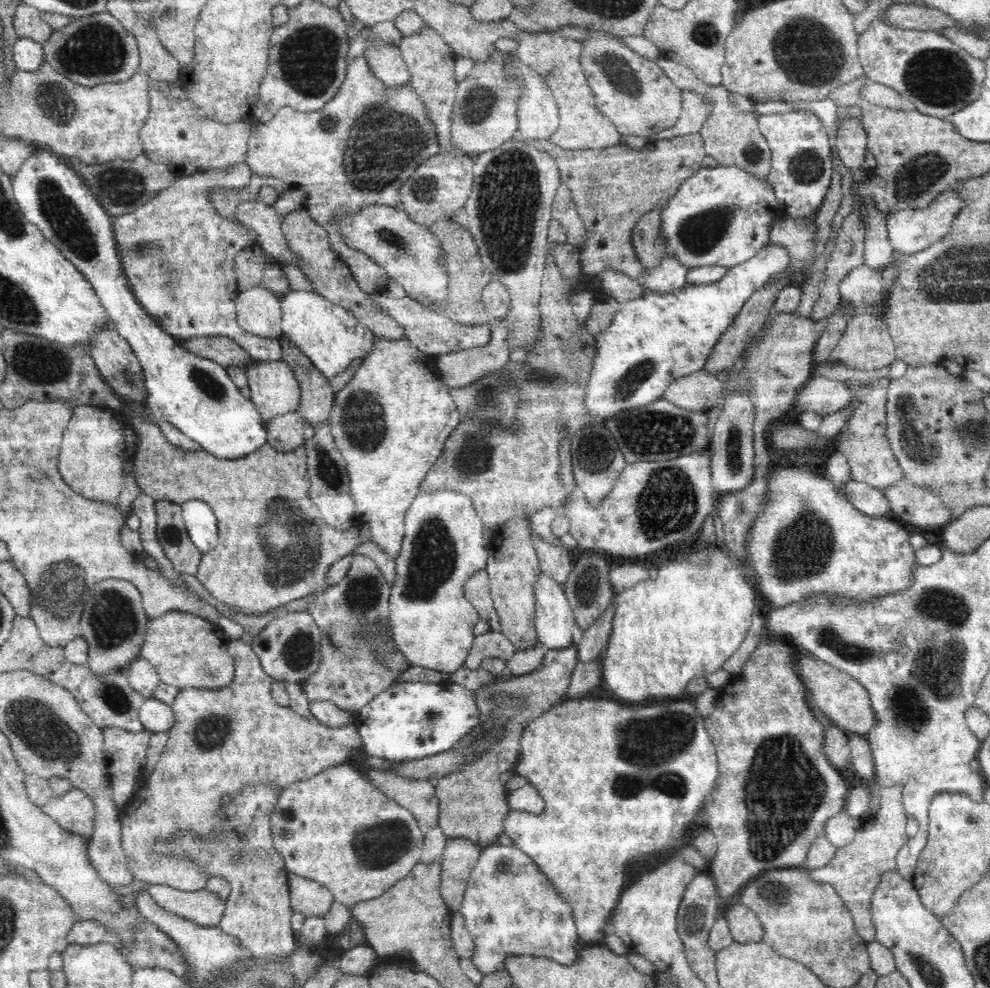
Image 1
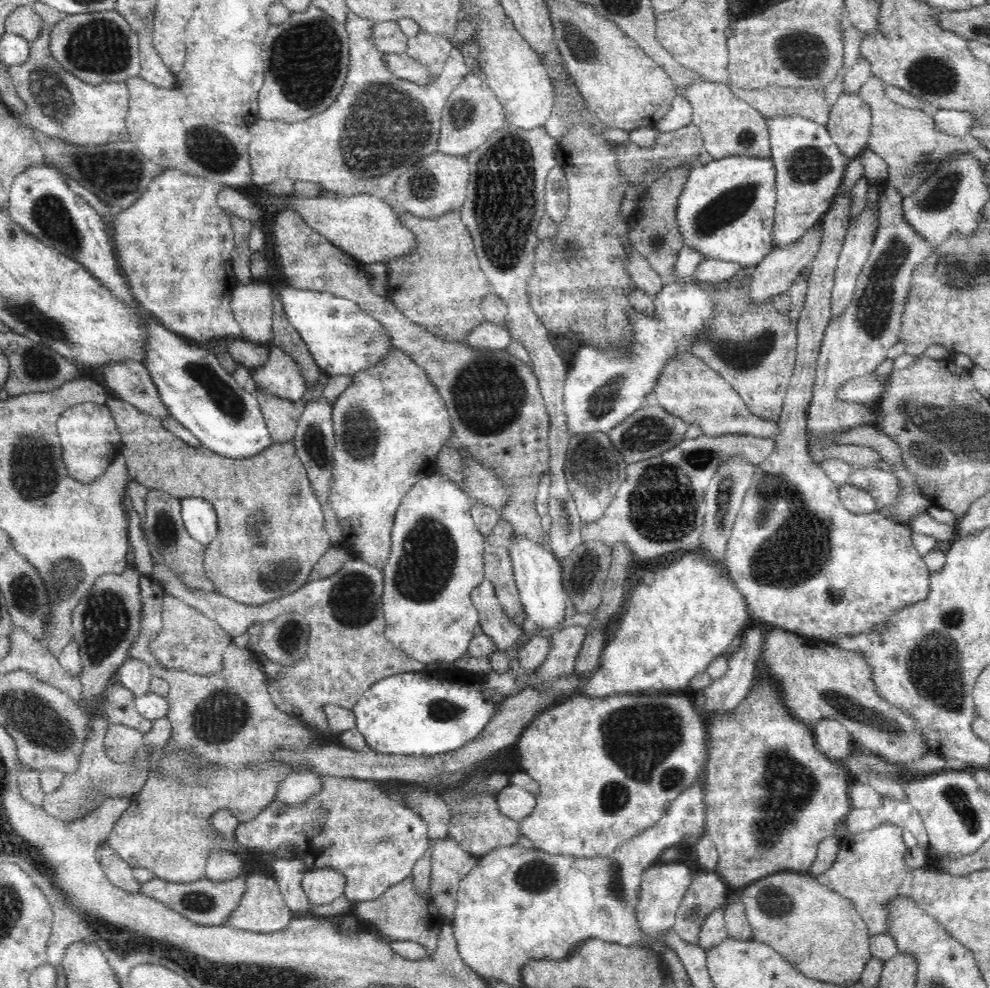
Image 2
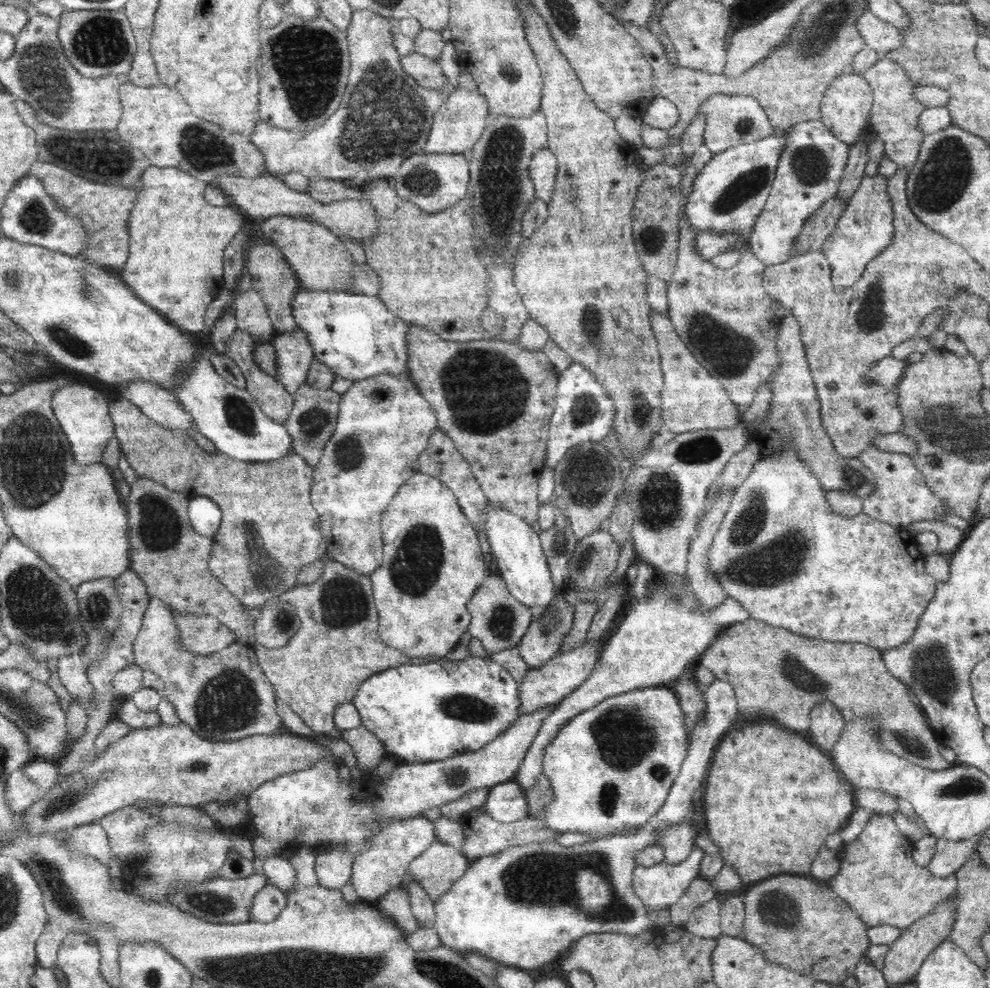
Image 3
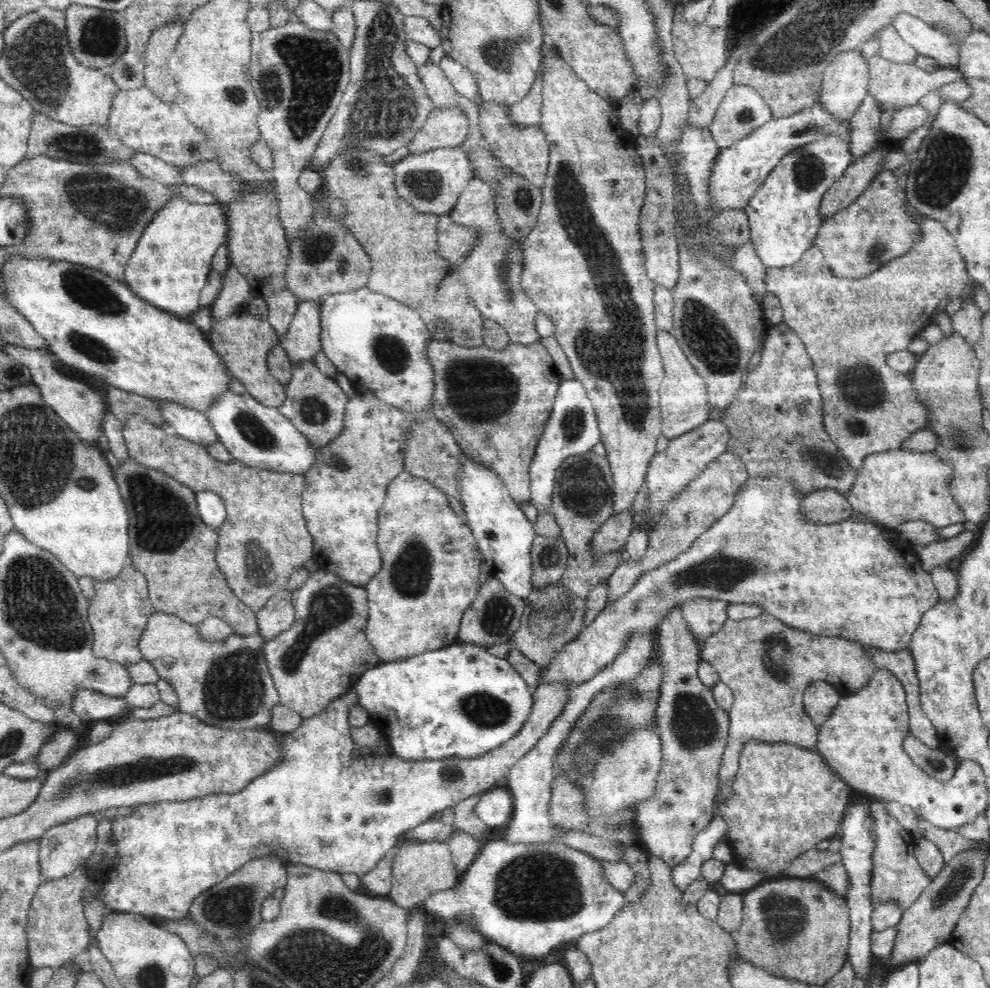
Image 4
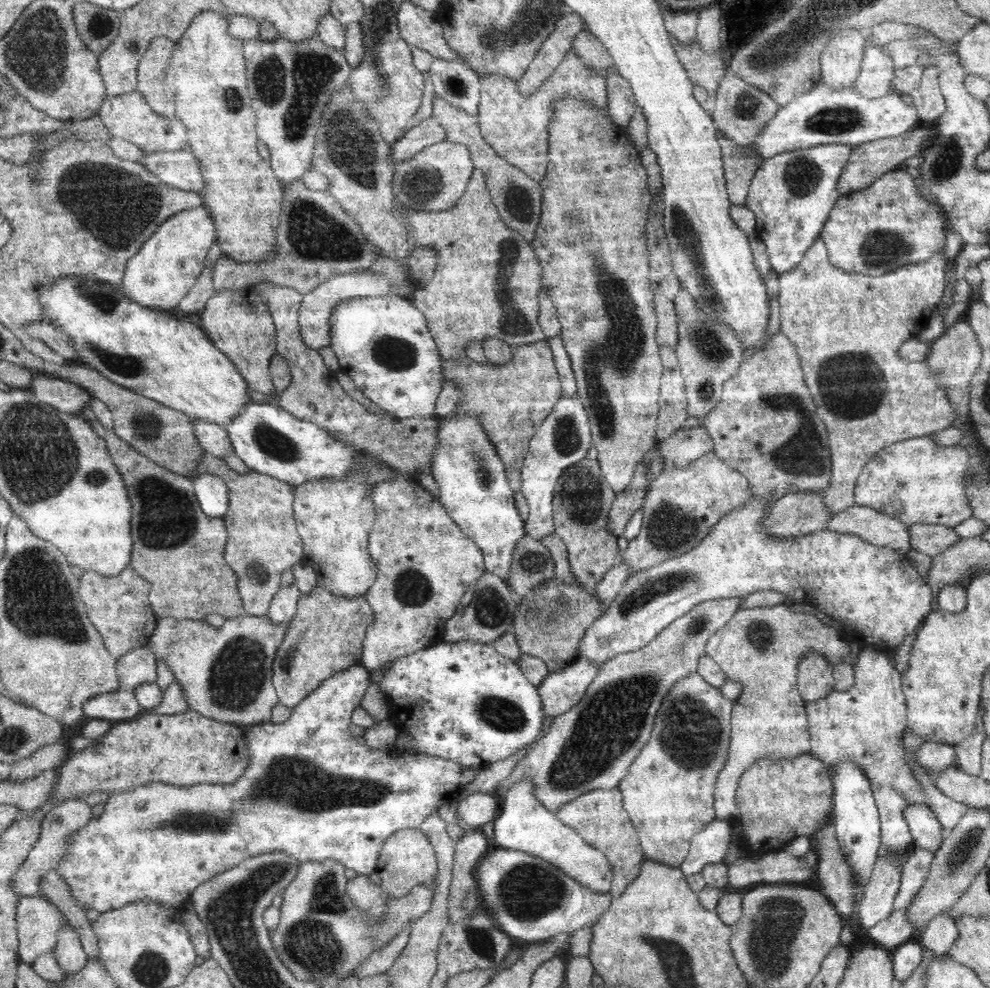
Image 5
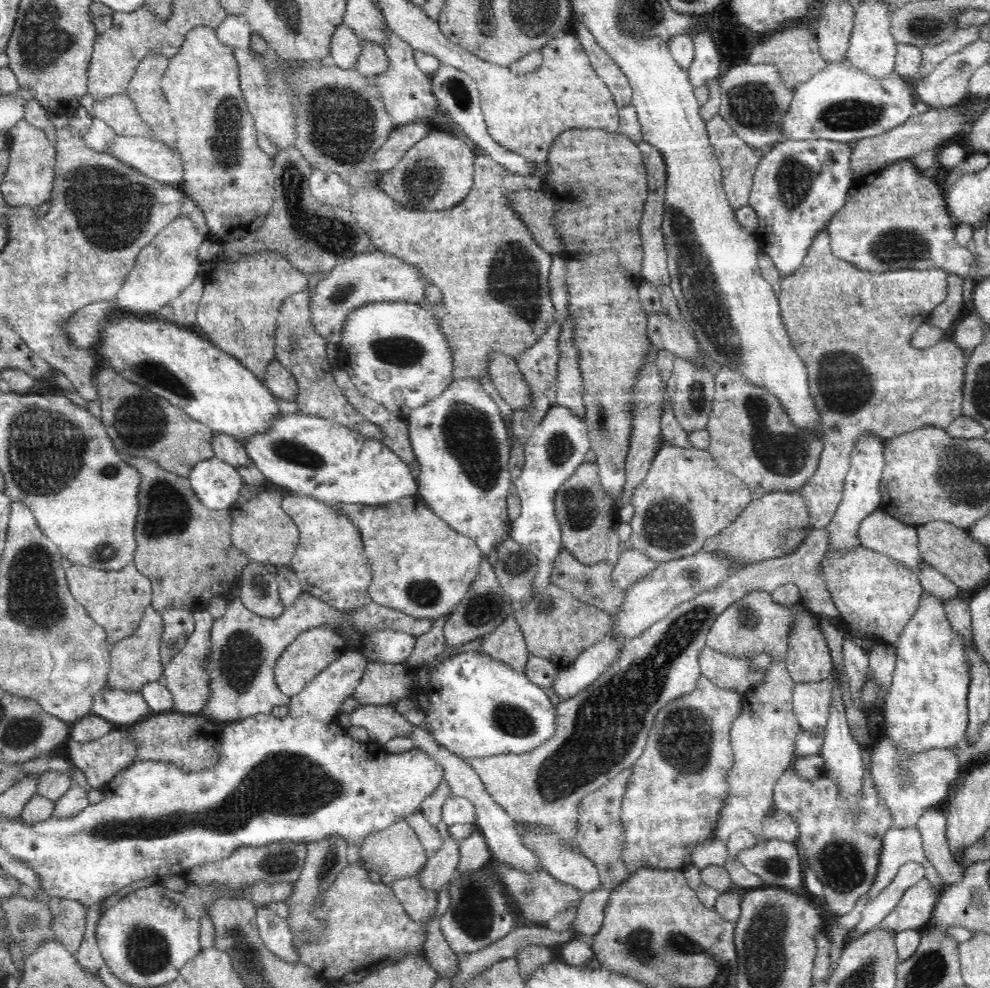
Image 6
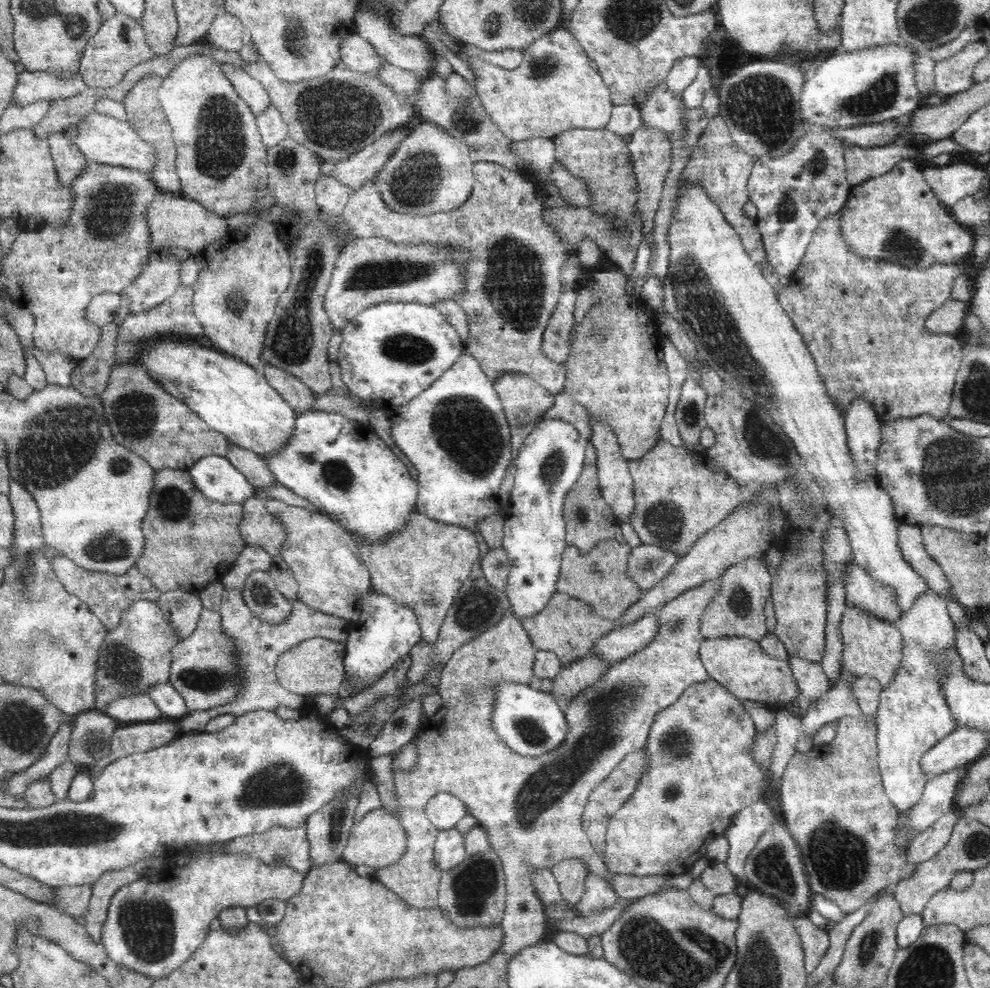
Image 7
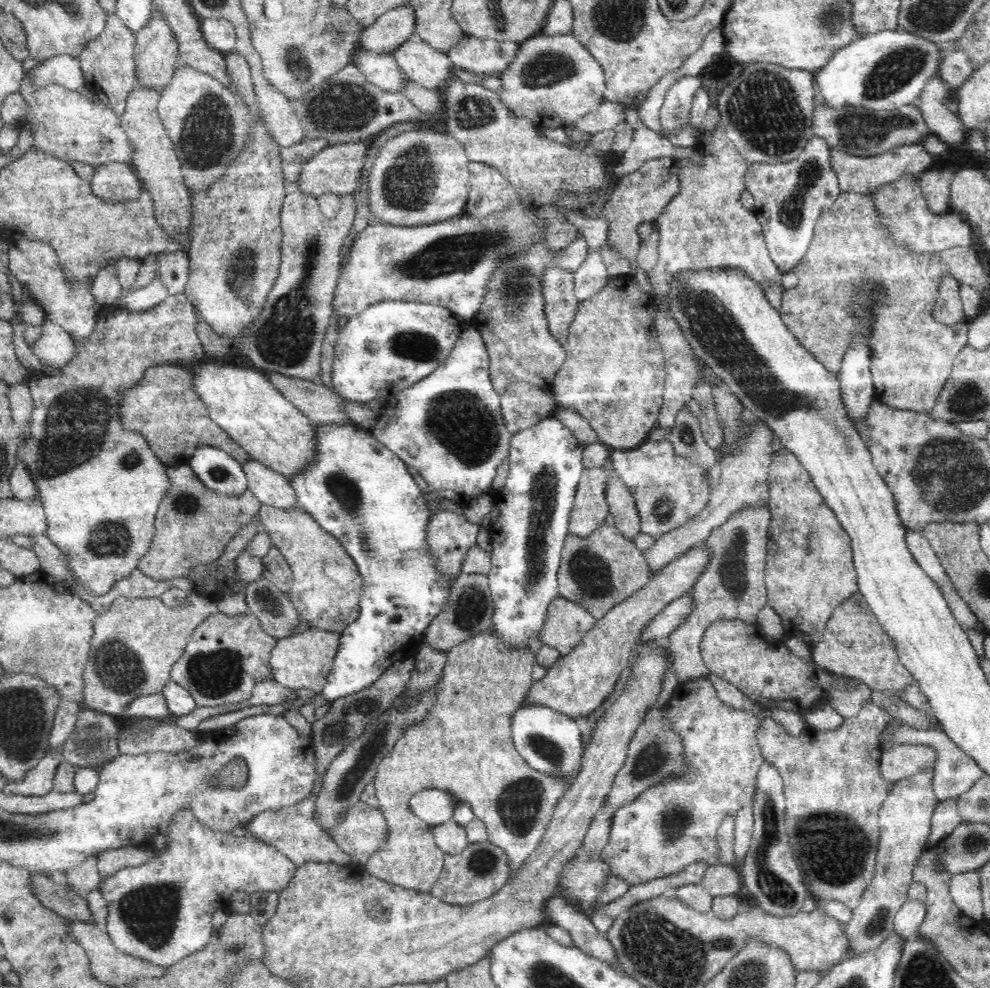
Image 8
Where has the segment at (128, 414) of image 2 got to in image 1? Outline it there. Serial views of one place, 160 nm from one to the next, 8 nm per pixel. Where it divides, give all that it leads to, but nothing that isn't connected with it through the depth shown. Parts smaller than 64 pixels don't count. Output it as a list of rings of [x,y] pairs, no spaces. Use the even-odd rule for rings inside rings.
[[[126,402],[120,410],[130,418],[138,439],[138,450],[132,458],[133,472],[143,492],[156,500],[169,500],[179,505],[189,500],[202,500],[215,513],[218,544],[214,550],[202,555],[195,576],[216,600],[234,607],[236,612],[260,616],[321,590],[327,586],[326,574],[332,564],[348,554],[355,554],[354,550],[364,542],[370,542],[370,527],[366,523],[362,526],[354,524],[352,528],[340,531],[323,520],[310,498],[306,447],[300,446],[294,452],[280,452],[266,443],[245,457],[219,459],[202,448],[198,452],[188,452],[167,442],[159,427],[160,422],[147,406],[146,418],[133,418],[130,404]]]

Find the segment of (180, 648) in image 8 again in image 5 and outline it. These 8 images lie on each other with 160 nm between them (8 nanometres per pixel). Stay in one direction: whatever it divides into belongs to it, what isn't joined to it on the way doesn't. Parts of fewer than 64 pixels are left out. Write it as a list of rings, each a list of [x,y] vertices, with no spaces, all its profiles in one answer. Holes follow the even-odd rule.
[[[149,641],[122,655],[117,660],[116,674],[120,688],[133,691],[144,683],[157,682],[157,658]]]

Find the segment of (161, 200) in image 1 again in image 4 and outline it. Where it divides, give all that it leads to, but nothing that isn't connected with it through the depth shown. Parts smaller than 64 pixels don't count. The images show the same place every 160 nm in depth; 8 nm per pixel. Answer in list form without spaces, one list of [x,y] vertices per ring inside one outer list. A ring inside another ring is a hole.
[[[136,151],[130,163],[142,176],[150,180],[157,180],[165,184],[183,184],[178,167],[156,158],[156,156]],[[174,197],[164,204],[144,229],[142,238],[126,266],[124,283],[143,302],[154,304],[160,311],[191,322],[191,316],[202,308],[199,304],[200,294],[209,281],[210,272],[213,272],[213,258],[218,248],[226,244],[227,237],[228,223],[221,203],[192,204],[184,197]]]

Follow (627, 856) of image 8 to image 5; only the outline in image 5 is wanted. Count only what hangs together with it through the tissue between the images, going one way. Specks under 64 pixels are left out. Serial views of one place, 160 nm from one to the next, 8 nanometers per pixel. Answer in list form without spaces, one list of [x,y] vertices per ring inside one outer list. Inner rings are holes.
[[[696,670],[683,676],[678,682],[672,685],[672,688],[668,691],[665,699],[662,701],[661,707],[658,709],[657,718],[655,719],[655,726],[648,744],[642,748],[637,760],[632,763],[629,768],[627,776],[619,783],[619,790],[622,792],[622,799],[624,799],[624,810],[630,815],[630,820],[638,831],[638,838],[640,839],[640,845],[642,845],[643,852],[645,853],[645,859],[658,862],[664,865],[670,865],[671,867],[679,868],[683,865],[684,860],[688,857],[690,842],[692,837],[704,830],[705,826],[708,826],[710,822],[716,820],[715,806],[713,805],[713,798],[715,795],[715,786],[717,784],[718,775],[724,768],[726,760],[729,756],[729,745],[731,739],[731,715],[732,710],[735,707],[734,702],[728,700],[718,687],[714,687],[708,684],[703,679],[703,676]]]

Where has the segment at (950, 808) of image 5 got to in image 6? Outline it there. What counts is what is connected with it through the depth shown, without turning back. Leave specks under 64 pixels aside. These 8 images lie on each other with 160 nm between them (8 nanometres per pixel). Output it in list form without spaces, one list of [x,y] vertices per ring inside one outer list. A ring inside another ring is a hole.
[[[884,736],[873,746],[870,772],[876,793],[884,799],[892,815],[891,827],[908,828],[915,826],[925,810],[939,808],[946,813],[946,806],[951,799],[950,789],[958,779],[960,765],[952,747],[930,748],[920,754],[909,754],[899,750],[892,739]],[[902,774],[907,774],[910,782],[903,782]]]

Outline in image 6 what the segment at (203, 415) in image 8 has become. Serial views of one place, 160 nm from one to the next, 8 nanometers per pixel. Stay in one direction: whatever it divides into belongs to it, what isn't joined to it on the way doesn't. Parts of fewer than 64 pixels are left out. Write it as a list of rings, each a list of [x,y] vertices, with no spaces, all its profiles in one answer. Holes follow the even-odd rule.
[[[109,367],[97,369],[94,376],[98,381],[96,388],[101,401],[101,422],[120,454],[154,459],[168,472],[184,477],[189,476],[195,464],[215,456],[211,447],[215,433],[206,424],[190,418],[183,408],[133,384]]]

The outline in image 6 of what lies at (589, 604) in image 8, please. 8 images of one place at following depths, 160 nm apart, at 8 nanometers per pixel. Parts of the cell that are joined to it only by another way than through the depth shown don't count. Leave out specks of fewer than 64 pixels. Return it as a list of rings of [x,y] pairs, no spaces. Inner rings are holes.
[[[562,548],[554,561],[551,582],[564,590],[570,591],[576,599],[588,602],[588,604],[596,606],[598,610],[610,613],[610,616],[615,619],[618,608],[623,605],[626,591],[618,588],[613,583],[611,576],[614,567],[614,564],[610,564],[605,560],[604,562],[600,562],[600,564],[586,566],[586,564],[578,562],[571,552]]]

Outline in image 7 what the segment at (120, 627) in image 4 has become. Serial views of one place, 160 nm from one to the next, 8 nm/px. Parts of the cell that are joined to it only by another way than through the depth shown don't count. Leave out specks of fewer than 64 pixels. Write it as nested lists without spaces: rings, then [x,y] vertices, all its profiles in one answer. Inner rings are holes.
[[[60,554],[50,560],[50,563],[52,563],[52,569],[65,589],[88,605],[89,609],[103,622],[107,631],[118,628],[122,612],[126,612],[134,602],[138,600],[155,601],[161,595],[152,581],[139,571],[137,565],[132,565],[126,574],[116,576],[106,572],[94,572],[80,568],[73,560],[68,560]]]

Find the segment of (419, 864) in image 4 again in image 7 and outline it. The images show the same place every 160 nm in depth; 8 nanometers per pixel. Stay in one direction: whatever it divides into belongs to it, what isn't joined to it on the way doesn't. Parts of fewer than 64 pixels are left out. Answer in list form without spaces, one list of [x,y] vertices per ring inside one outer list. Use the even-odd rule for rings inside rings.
[[[380,807],[372,809],[359,823],[352,826],[348,844],[343,853],[343,861],[356,867],[366,864],[375,870],[380,870],[380,868],[398,863],[406,855],[407,849],[408,835],[406,835],[402,823],[392,817],[383,807]]]

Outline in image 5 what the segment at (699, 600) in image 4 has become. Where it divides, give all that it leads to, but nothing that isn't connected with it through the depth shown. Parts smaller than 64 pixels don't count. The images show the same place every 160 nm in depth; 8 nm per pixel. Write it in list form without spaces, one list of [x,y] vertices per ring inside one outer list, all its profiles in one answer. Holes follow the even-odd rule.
[[[744,597],[706,600],[696,604],[690,612],[679,616],[670,626],[664,628],[644,648],[624,652],[601,664],[598,674],[578,704],[554,719],[546,735],[528,748],[527,754],[515,766],[510,776],[500,782],[493,792],[498,800],[504,800],[510,786],[516,784],[518,780],[530,780],[535,785],[538,800],[555,814],[557,808],[565,802],[570,802],[574,797],[592,790],[613,790],[619,787],[619,783],[627,776],[629,768],[637,760],[642,748],[648,744],[658,709],[668,691],[683,676],[697,670],[699,660],[705,654],[708,639],[728,624]]]

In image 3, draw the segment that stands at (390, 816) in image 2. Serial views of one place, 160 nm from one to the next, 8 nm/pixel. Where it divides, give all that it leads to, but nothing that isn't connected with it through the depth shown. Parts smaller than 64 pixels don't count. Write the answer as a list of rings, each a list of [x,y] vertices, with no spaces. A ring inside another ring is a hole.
[[[424,816],[394,819],[374,833],[367,844],[368,852],[362,852],[353,861],[351,884],[361,900],[375,902],[390,889],[404,884],[408,866],[436,842],[435,826]]]

